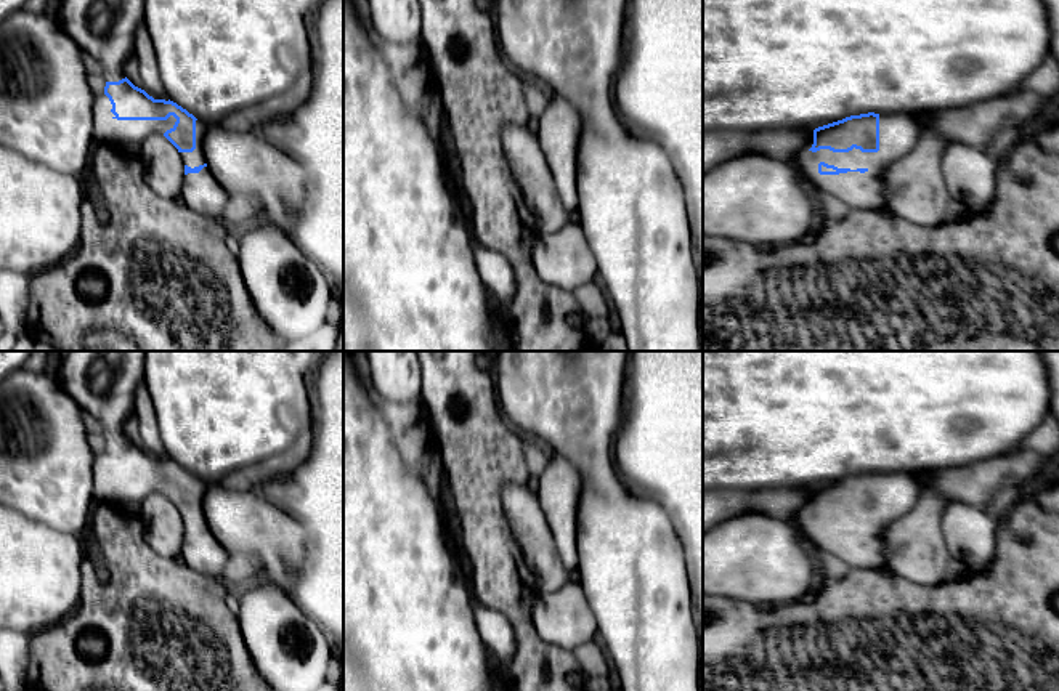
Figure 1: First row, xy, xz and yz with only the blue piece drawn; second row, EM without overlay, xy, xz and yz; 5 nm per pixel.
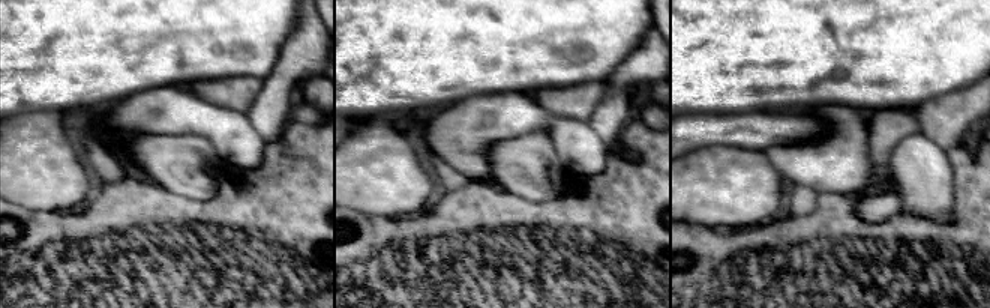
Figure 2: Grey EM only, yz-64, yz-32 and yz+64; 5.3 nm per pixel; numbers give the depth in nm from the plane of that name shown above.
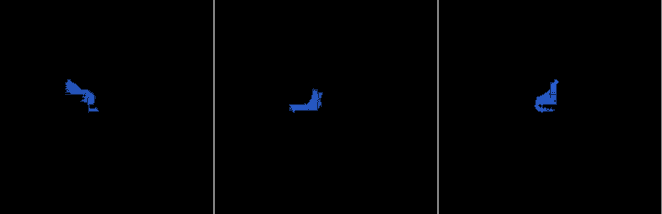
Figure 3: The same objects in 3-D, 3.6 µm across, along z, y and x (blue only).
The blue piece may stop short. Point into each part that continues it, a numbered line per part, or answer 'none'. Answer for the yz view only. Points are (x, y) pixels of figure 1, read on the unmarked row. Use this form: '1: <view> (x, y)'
1: yz (899, 492)

